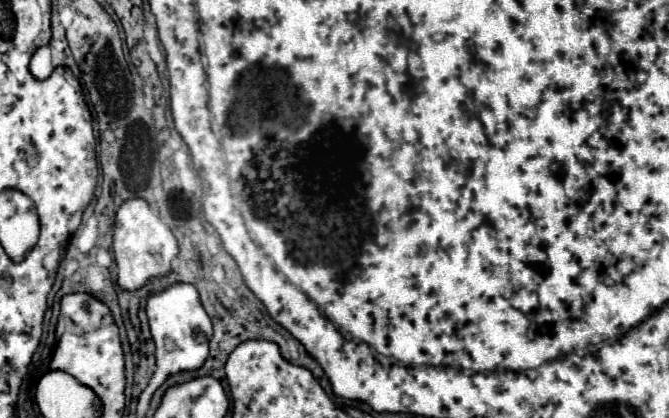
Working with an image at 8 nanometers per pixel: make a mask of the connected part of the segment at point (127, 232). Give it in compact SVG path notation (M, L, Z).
M131 198L123 202L117 212L113 254L117 262L117 284L127 292L135 292L149 280L167 276L171 272L171 262L179 254L179 246L171 228L159 218L159 214L153 212L143 198Z

